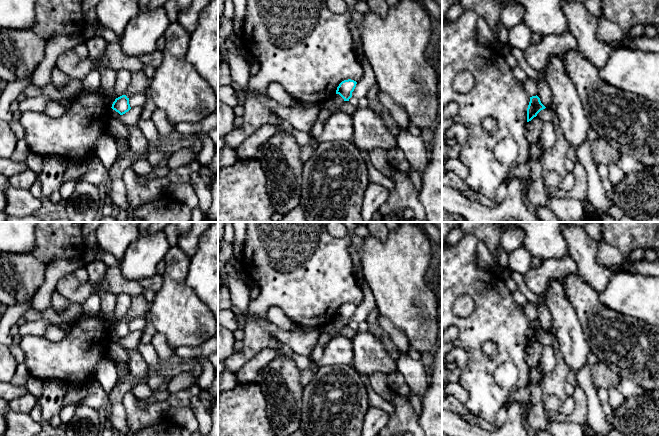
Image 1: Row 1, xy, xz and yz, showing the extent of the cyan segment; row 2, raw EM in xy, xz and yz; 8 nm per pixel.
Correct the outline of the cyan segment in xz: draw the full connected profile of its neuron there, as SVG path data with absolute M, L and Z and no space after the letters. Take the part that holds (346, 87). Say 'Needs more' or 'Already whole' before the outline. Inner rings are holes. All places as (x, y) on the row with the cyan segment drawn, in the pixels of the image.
Already whole. M351 79L342 81L337 87L336 94L339 94L344 101L349 101L352 97L352 92L356 87L357 82Z

